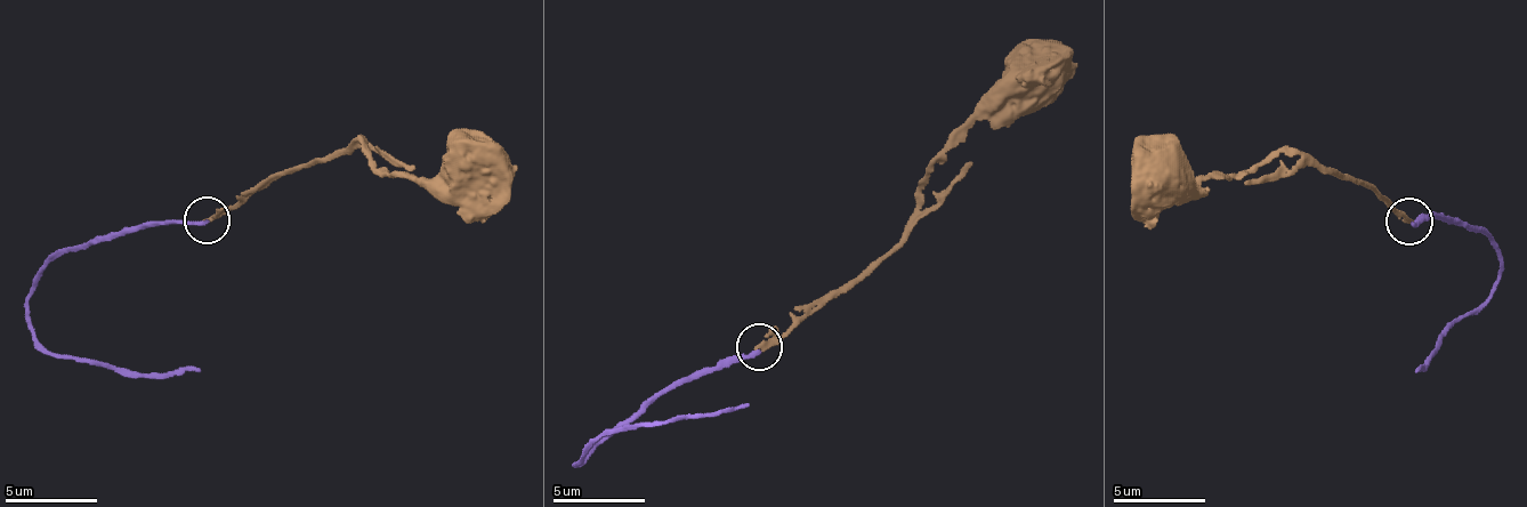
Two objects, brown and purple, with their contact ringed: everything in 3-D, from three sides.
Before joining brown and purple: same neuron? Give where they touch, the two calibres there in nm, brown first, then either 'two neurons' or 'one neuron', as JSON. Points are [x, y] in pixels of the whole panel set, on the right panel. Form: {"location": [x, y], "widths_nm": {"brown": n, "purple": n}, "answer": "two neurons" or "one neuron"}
{"location": [1408, 220], "widths_nm": {"brown": 280, "purple": 240}, "answer": "one neuron"}

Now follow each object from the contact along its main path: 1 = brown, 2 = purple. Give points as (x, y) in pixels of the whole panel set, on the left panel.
1: (208, 218), (358, 138), (380, 169), (430, 182), (462, 157), (476, 161)
2: (208, 218), (171, 219), (98, 235), (48, 263), (29, 302), (29, 326), (56, 354), (130, 375), (199, 371)

